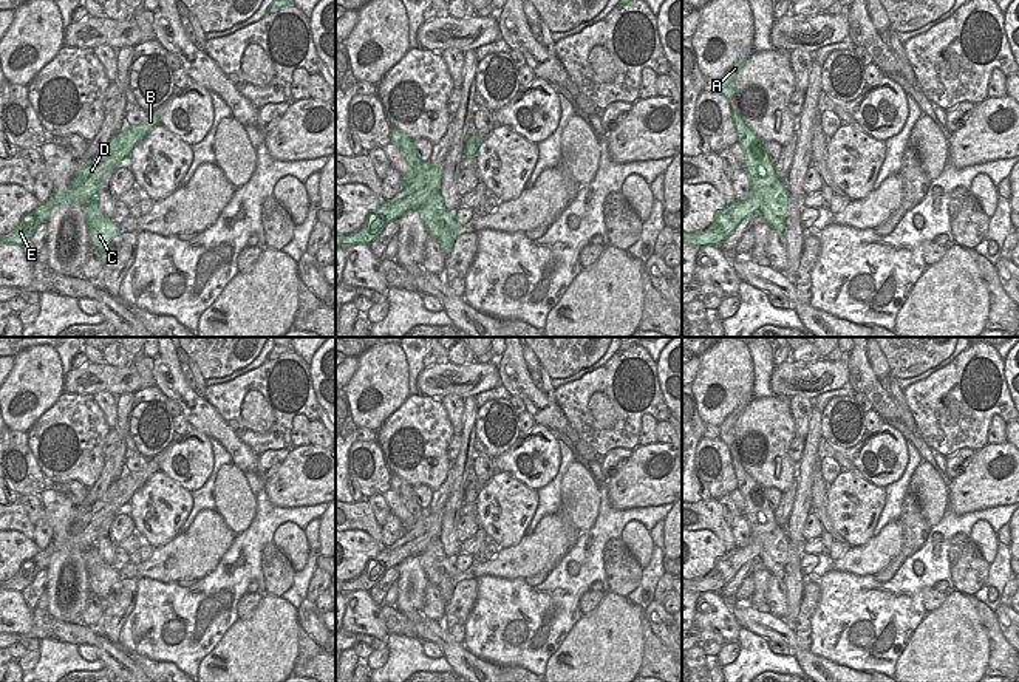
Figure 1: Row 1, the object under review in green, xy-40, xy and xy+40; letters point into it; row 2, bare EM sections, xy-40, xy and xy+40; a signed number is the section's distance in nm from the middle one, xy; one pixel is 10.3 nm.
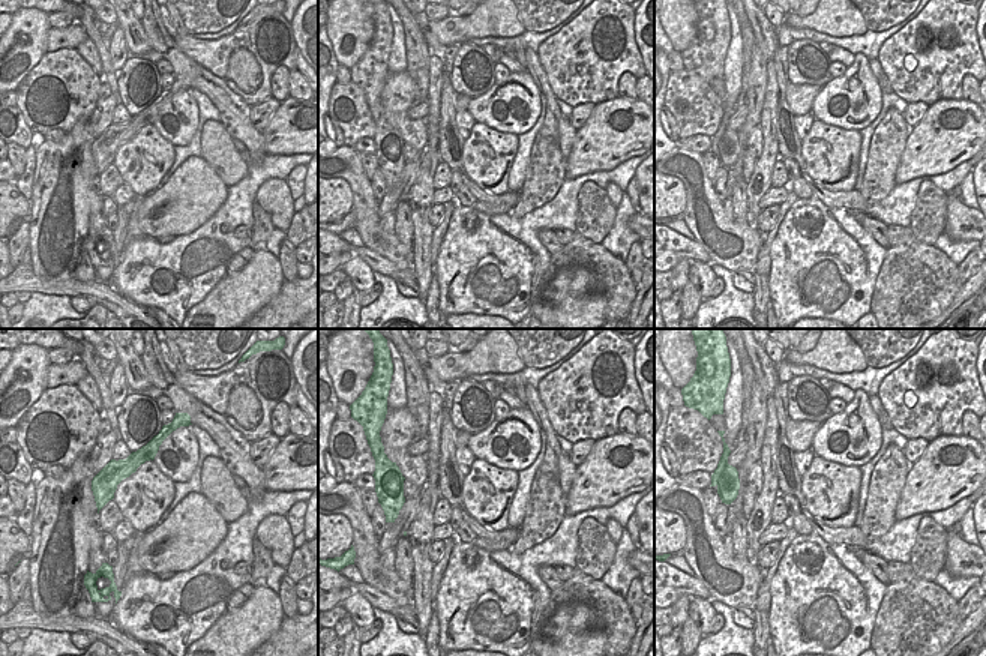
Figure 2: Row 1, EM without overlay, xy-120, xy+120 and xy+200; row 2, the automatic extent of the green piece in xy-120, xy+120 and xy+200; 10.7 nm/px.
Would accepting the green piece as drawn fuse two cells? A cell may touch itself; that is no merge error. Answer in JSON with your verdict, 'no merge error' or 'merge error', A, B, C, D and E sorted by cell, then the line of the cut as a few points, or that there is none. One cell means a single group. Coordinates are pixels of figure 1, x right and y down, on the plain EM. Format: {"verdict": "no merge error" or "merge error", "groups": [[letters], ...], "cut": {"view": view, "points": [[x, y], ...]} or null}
{"verdict": "merge error", "groups": [["A", "C"], ["B", "D", "E"]], "cut": {"view": "xy+40", "points": [[773, 511], [761, 528], [761, 554], [758, 557]]}}

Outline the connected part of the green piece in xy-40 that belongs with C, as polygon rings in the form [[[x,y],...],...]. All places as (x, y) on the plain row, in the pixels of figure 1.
[[[96,544],[82,552],[85,554],[90,589],[102,600],[102,614],[105,614],[105,600],[110,595],[111,586],[121,580],[121,575],[101,557]]]

